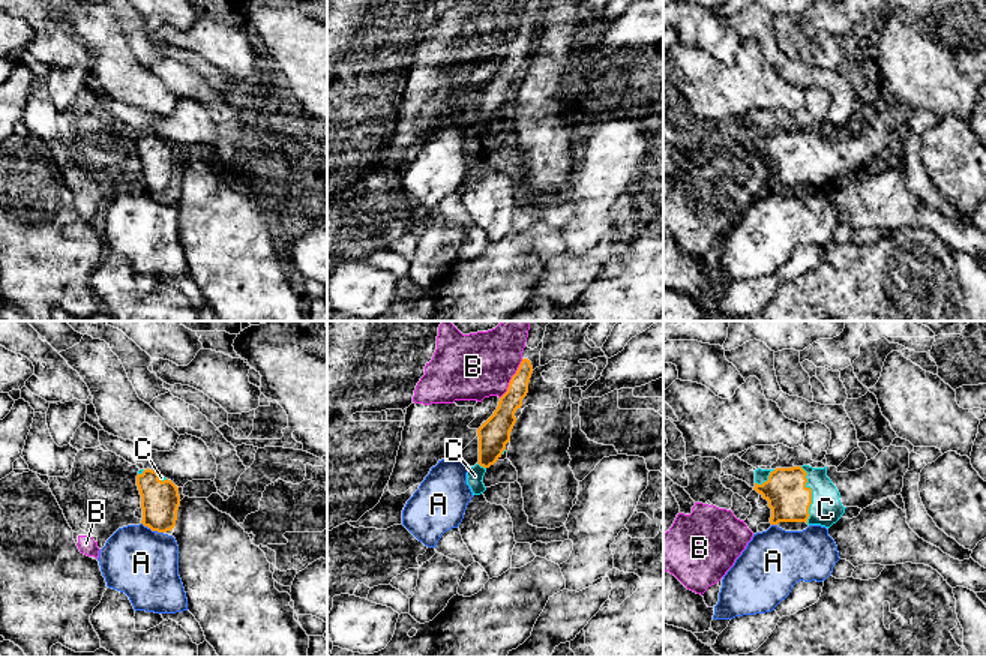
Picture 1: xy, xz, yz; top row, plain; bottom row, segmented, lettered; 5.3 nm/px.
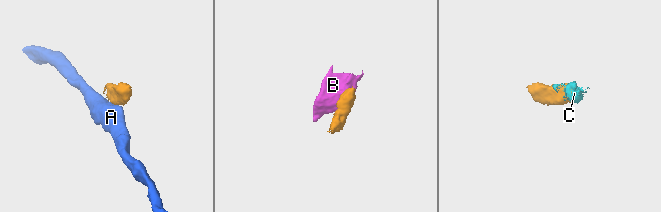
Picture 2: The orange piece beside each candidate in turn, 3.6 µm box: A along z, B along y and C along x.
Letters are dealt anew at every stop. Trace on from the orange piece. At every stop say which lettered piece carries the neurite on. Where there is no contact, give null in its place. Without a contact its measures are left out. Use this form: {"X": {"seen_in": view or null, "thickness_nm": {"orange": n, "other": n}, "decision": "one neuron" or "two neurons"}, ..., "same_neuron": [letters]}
{"A": {"seen_in": "xy", "thickness_nm": {"orange": 200, "other": 360}, "decision": "two neurons"}, "B": {"seen_in": "xz", "thickness_nm": {"orange": 140, "other": 360}, "decision": "two neurons"}, "C": {"seen_in": "yz", "thickness_nm": {"orange": 220, "other": 170}, "decision": "one neuron"}, "same_neuron": ["C"]}

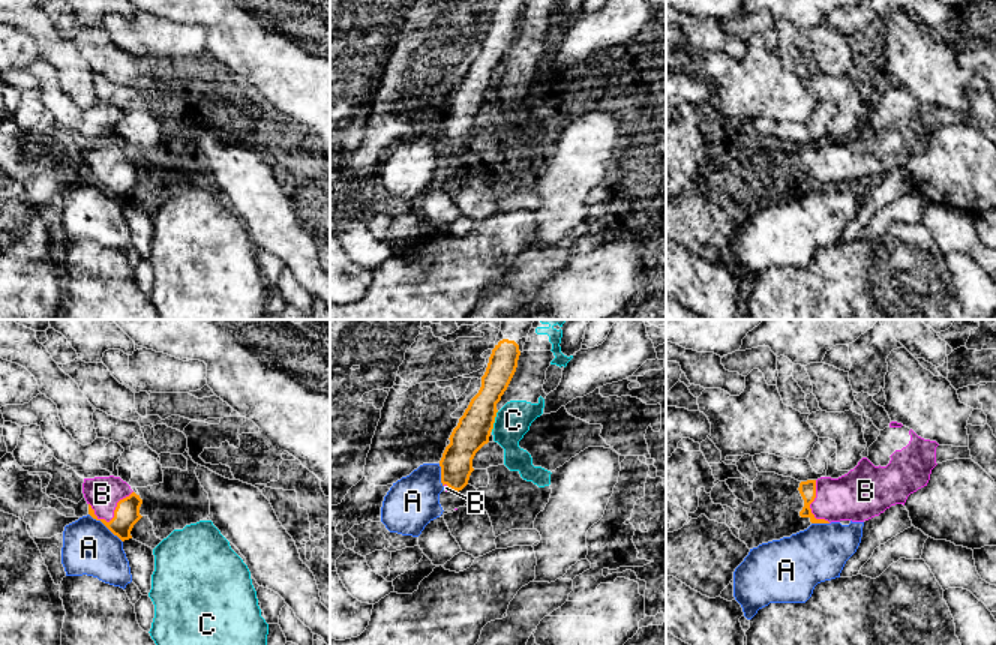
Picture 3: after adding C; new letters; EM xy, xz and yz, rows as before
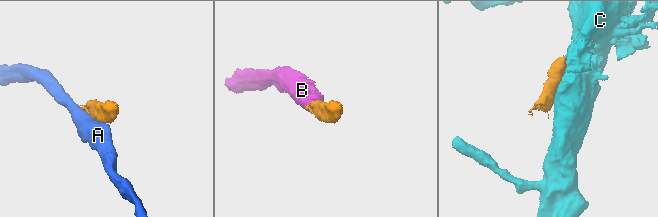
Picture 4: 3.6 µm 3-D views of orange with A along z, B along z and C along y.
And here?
{"A": {"seen_in": "xy", "thickness_nm": {"orange": 140, "other": 280}, "decision": "two neurons"}, "B": {"seen_in": "xy", "thickness_nm": {"orange": 140, "other": 180}, "decision": "one neuron"}, "C": {"seen_in": "xz", "thickness_nm": {"orange": 190, "other": 190}, "decision": "two neurons"}, "same_neuron": ["B"]}

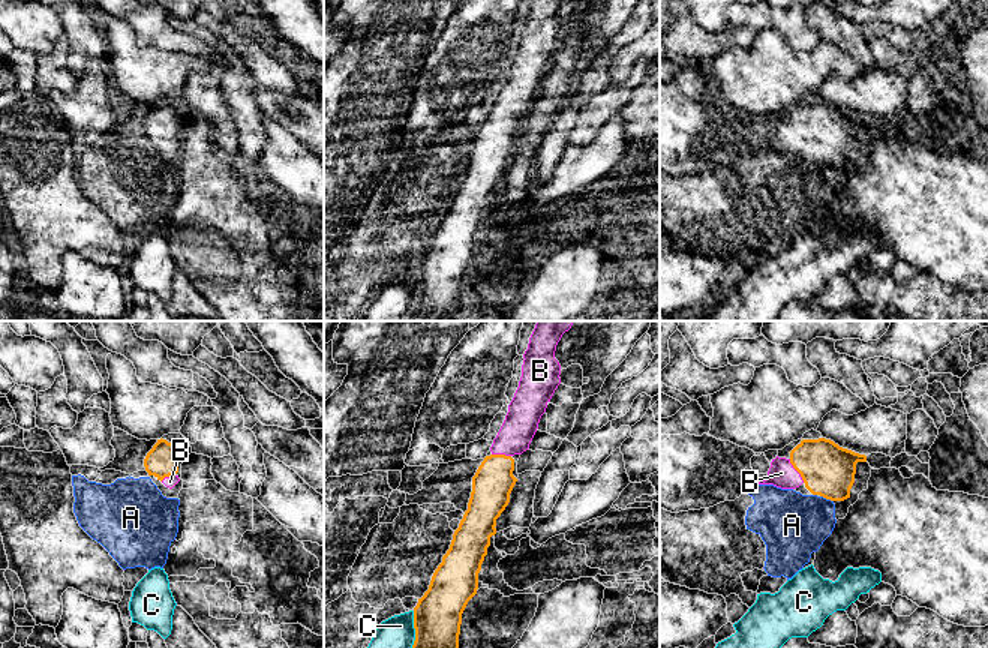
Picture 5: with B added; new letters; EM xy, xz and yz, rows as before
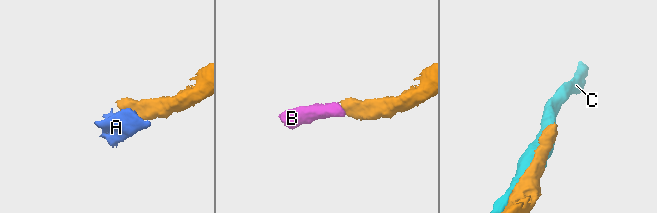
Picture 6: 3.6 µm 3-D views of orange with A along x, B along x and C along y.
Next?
{"A": {"seen_in": "yz", "thickness_nm": {"orange": 280, "other": 360}, "decision": "two neurons"}, "B": {"seen_in": "yz", "thickness_nm": {"orange": 280, "other": 140}, "decision": "one neuron"}, "C": {"seen_in": "xz", "thickness_nm": {"orange": 260, "other": 180}, "decision": "two neurons"}, "same_neuron": ["B"]}

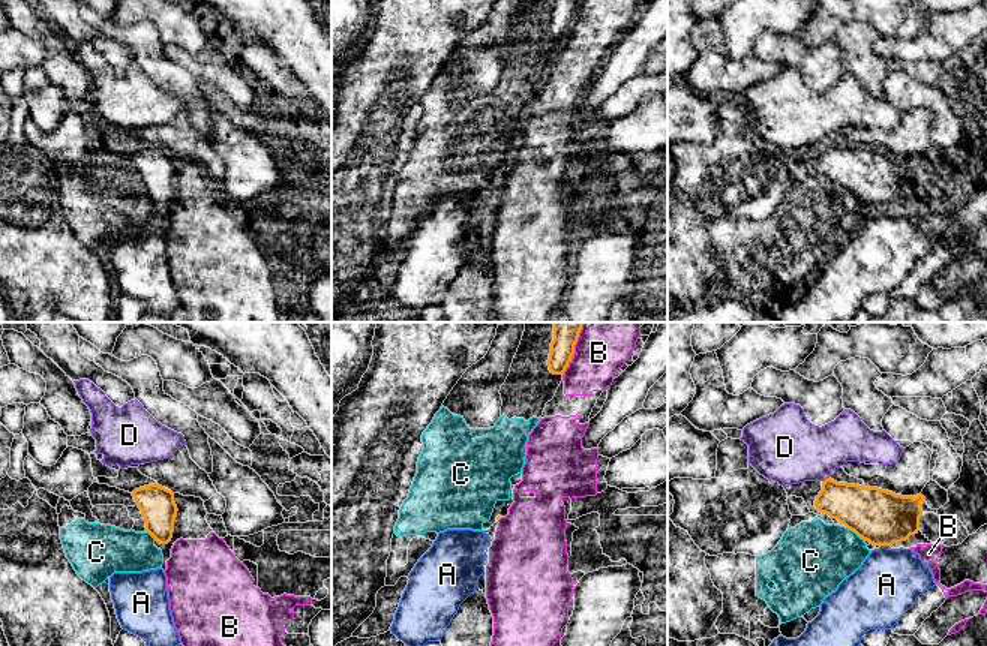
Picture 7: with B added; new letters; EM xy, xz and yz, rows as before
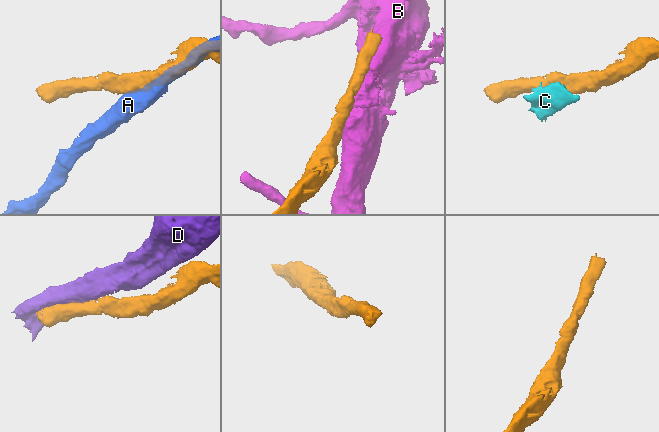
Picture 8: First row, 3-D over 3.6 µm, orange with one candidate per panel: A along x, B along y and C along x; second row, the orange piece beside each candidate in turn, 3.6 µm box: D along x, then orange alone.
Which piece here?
{"A": {"seen_in": "yz", "thickness_nm": {"orange": 300, "other": 360}, "decision": "two neurons"}, "B": {"seen_in": "xz", "thickness_nm": {"orange": 160, "other": 300}, "decision": "two neurons"}, "C": {"seen_in": "yz", "thickness_nm": {"orange": 300, "other": 380}, "decision": "two neurons"}, "D": {"seen_in": "yz", "thickness_nm": {"orange": 240, "other": 360}, "decision": "two neurons"}, "same_neuron": []}

